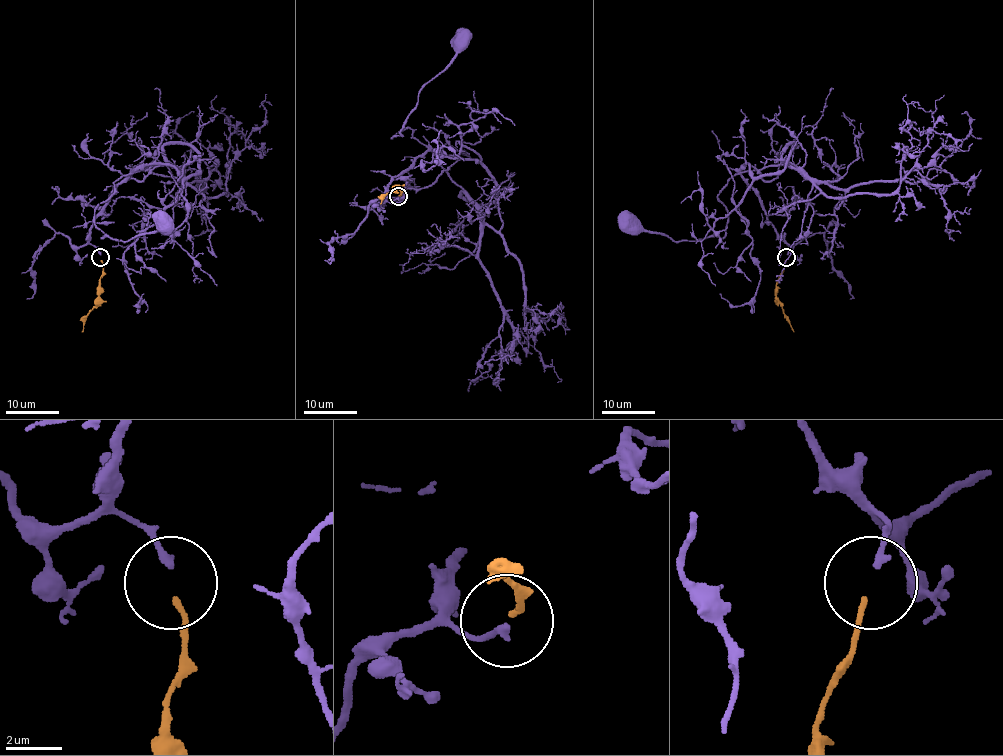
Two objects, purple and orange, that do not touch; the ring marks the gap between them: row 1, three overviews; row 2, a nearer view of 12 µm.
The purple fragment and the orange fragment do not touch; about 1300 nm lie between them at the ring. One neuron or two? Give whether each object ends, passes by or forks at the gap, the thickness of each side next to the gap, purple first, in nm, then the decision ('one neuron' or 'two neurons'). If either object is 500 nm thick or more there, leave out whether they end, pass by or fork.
purple ends | orange ends | 280/190 nm | one neuron

